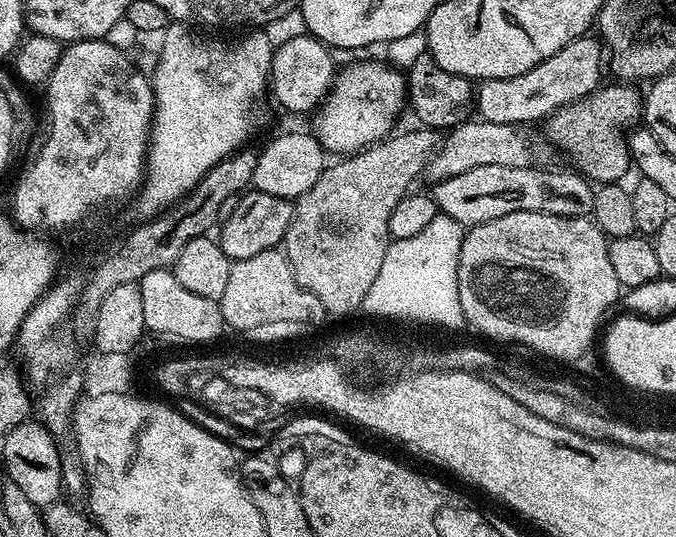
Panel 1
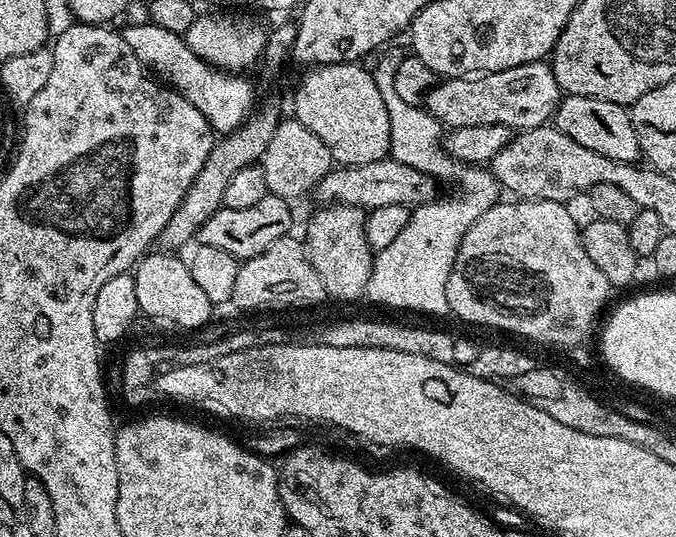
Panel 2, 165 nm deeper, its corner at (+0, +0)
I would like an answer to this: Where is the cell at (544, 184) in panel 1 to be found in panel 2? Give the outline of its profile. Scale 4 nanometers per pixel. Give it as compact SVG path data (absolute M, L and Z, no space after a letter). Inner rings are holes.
M385 158L369 164L333 167L332 171L324 175L322 182L316 184L314 196L320 199L321 205L355 204L357 208L365 210L399 204L419 206L437 199L436 184L438 184L437 177L429 172L423 172L414 166L406 166L397 160Z

